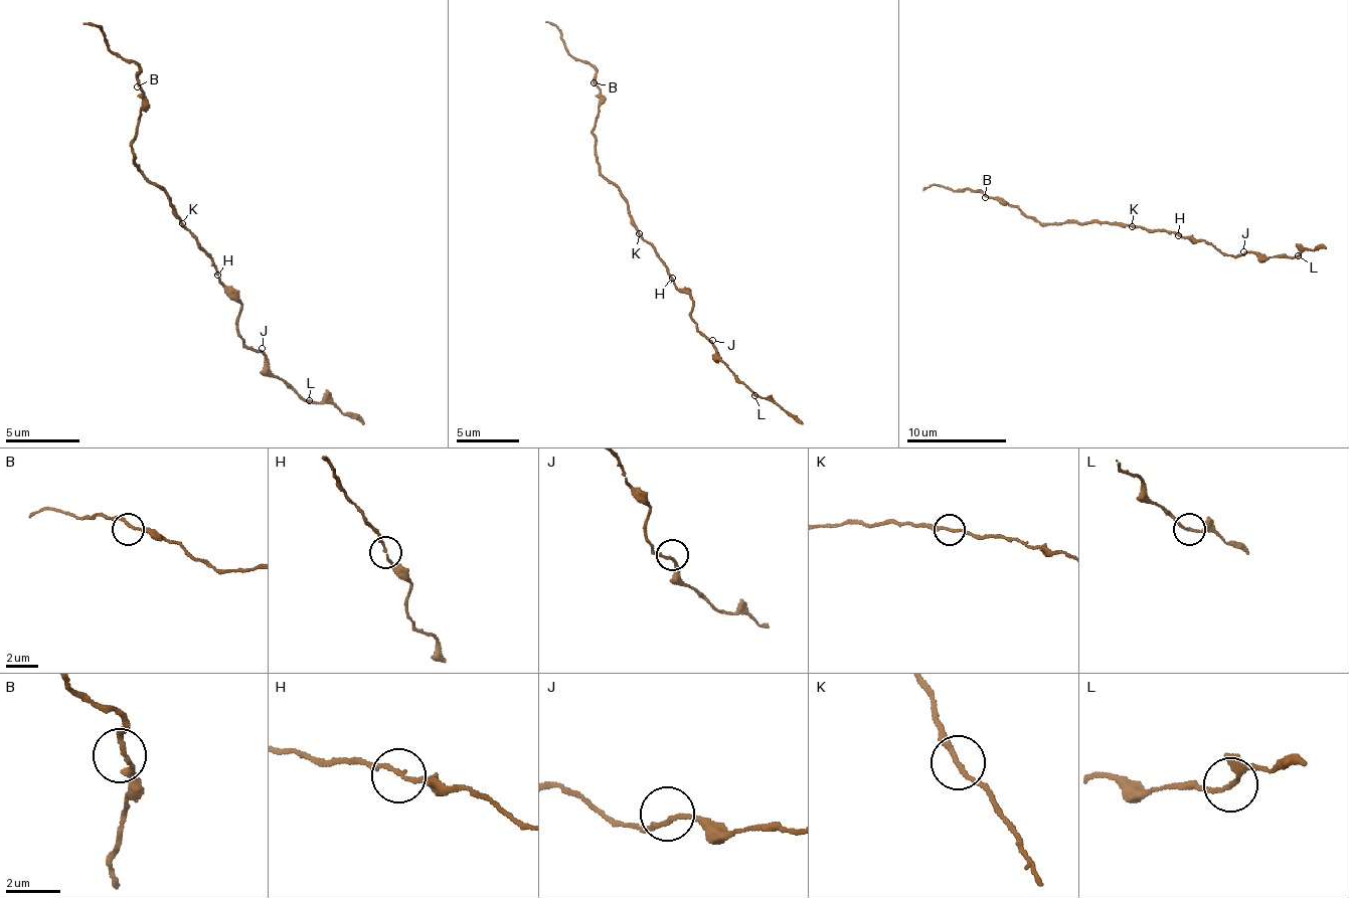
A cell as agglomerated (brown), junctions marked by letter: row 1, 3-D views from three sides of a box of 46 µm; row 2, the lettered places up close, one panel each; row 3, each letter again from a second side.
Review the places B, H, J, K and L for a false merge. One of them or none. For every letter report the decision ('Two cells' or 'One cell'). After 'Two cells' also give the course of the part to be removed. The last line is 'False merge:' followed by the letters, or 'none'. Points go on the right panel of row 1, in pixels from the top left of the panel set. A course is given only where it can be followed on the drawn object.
B: One cell
H: One cell
J: One cell
K: One cell
L: One cell
False merge: none

